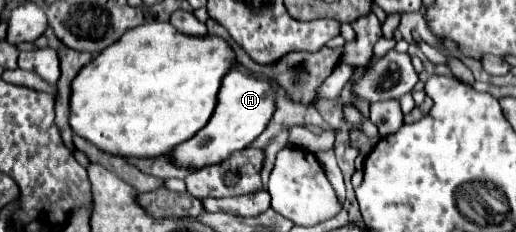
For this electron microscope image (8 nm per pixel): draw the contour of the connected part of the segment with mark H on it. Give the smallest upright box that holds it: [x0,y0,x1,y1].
[172,71,276,167]

